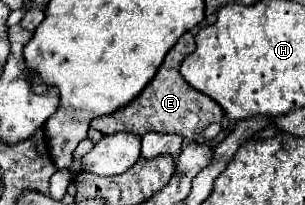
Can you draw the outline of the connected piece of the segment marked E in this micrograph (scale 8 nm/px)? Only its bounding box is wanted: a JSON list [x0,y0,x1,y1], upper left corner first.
[91,32,225,140]

